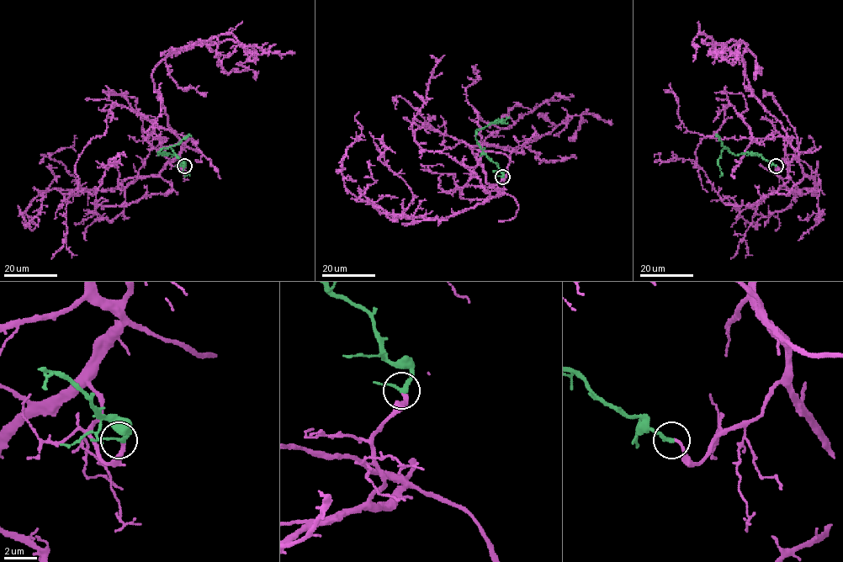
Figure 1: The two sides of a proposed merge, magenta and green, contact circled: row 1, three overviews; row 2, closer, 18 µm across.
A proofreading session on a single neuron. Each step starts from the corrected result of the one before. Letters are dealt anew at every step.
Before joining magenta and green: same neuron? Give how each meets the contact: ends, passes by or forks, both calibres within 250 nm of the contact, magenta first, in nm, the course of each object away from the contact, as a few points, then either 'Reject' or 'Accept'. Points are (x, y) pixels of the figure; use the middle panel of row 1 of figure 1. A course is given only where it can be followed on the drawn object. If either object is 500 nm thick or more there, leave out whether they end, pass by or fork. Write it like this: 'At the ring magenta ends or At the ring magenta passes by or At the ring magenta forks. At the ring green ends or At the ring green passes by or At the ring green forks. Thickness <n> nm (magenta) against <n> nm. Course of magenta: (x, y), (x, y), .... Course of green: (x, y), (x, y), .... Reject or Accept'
At the ring magenta ends. At the ring green passes by. Thickness 220 nm (magenta) against 200 nm. Course of magenta: (502, 177), (499, 196), (472, 145), (520, 148), (579, 115), (569, 140), (575, 129). Course of green: (502, 177), (503, 173), (482, 151), (475, 135), (477, 130), (502, 119), (505, 123), (502, 121). Accept

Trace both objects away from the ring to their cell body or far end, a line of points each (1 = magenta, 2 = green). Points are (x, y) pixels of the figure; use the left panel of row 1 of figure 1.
1: (184, 166), (154, 68), (181, 48), (208, 41), (235, 40), (261, 54), (255, 45), (257, 60)
2: (184, 166), (173, 154), (157, 155), (162, 148), (171, 147), (184, 164), (184, 177)

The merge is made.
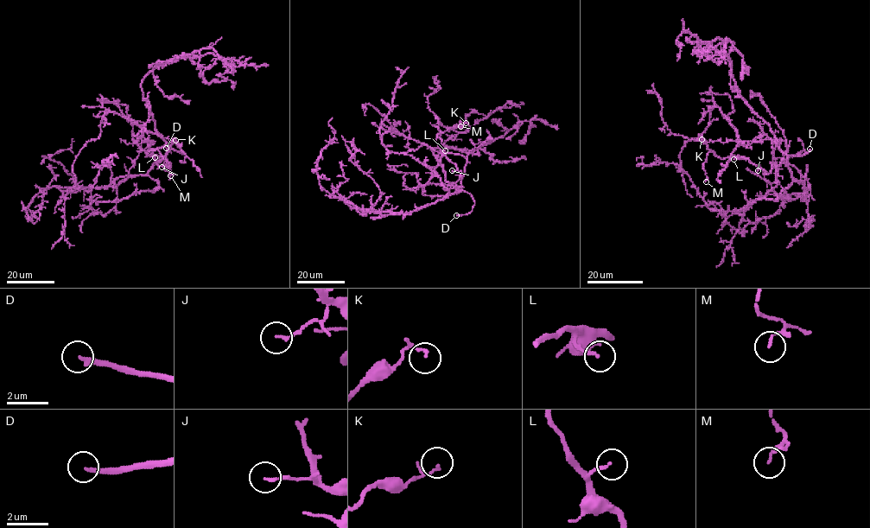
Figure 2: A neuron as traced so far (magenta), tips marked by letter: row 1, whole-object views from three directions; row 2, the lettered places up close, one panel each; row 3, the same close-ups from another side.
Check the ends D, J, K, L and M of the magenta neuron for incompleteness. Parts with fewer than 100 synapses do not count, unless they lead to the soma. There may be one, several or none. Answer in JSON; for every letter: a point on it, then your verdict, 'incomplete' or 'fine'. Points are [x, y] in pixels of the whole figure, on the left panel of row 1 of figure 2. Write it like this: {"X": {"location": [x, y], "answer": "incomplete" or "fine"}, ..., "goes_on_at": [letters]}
{"D": {"location": [166, 148], "answer": "incomplete"}, "J": {"location": [161, 167], "answer": "fine"}, "K": {"location": [175, 140], "answer": "fine"}, "L": {"location": [155, 157], "answer": "fine"}, "M": {"location": [170, 175], "answer": "fine"}, "goes_on_at": ["D"]}

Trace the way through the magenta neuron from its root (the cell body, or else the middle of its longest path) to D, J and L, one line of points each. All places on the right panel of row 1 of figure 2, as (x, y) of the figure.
D: (784, 157), (780, 150), (787, 155), (801, 155), (809, 149)
J: (784, 157), (768, 174), (758, 167), (758, 170)
L: (784, 157), (768, 174), (746, 158), (736, 156), (733, 159)

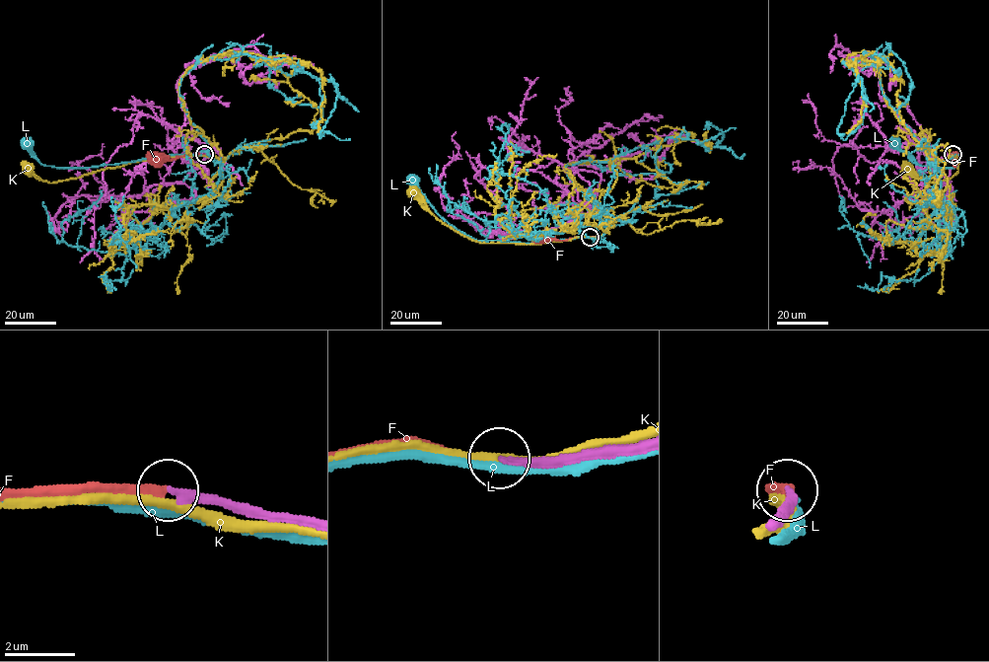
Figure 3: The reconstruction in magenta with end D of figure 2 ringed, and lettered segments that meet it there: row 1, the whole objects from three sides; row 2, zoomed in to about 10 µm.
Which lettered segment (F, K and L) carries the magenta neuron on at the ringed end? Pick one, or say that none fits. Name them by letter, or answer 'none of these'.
F

